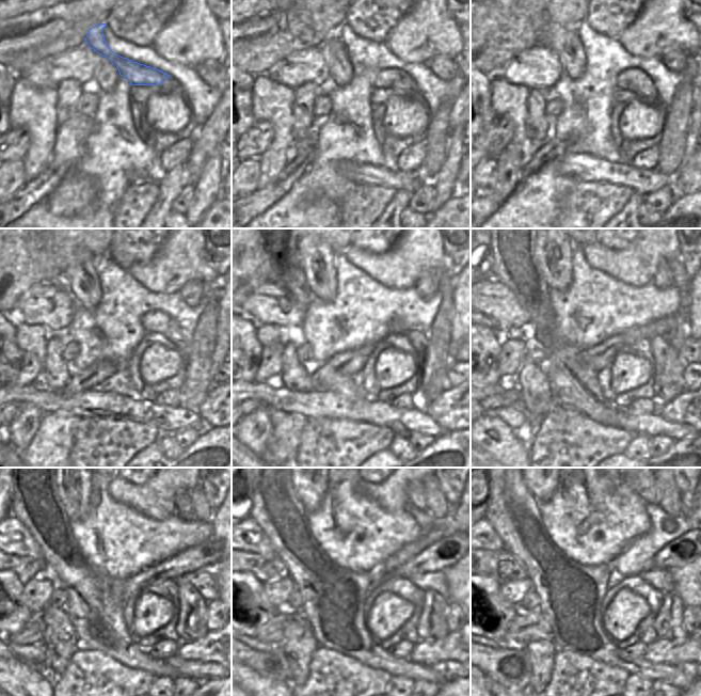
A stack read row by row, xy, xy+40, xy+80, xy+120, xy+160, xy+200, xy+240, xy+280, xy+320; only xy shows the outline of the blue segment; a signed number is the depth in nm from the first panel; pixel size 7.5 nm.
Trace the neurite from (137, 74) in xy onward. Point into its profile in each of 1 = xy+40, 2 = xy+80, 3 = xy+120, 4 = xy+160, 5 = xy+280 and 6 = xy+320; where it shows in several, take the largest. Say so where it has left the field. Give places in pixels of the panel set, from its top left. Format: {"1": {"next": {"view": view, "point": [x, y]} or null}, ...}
{"1": {"next": {"view": "xy+40", "point": [389, 78]}}, "2": {"next": {"view": "xy+80", "point": [635, 80]}}, "3": {"next": {"view": "xy+120", "point": [156, 321]}}, "4": {"next": {"view": "xy+160", "point": [419, 342]}}, "5": {"next": {"view": "xy+280", "point": [431, 626]}}, "6": {"next": {"view": "xy+320", "point": [669, 620]}}}

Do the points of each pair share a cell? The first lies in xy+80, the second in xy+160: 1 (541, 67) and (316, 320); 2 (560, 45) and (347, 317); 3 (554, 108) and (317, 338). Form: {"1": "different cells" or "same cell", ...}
{"1": "different cells", "2": "different cells", "3": "different cells"}

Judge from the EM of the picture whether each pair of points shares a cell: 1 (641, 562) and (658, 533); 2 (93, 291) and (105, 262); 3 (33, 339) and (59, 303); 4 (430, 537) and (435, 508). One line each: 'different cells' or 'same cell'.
1: same cell
2: different cells
3: different cells
4: different cells

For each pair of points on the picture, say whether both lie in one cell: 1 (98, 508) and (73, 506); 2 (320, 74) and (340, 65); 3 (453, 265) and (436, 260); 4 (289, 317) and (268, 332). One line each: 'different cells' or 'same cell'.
1: different cells
2: different cells
3: different cells
4: different cells

